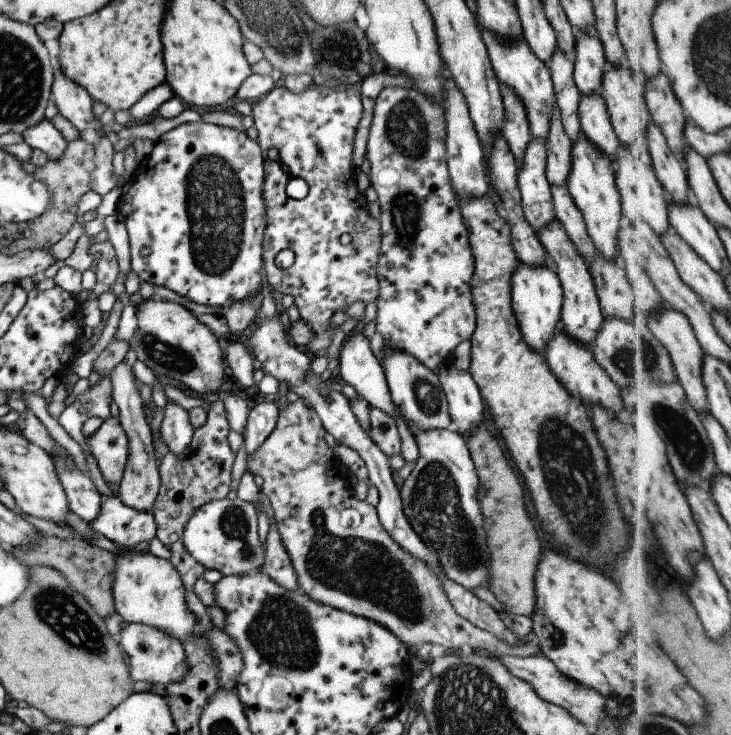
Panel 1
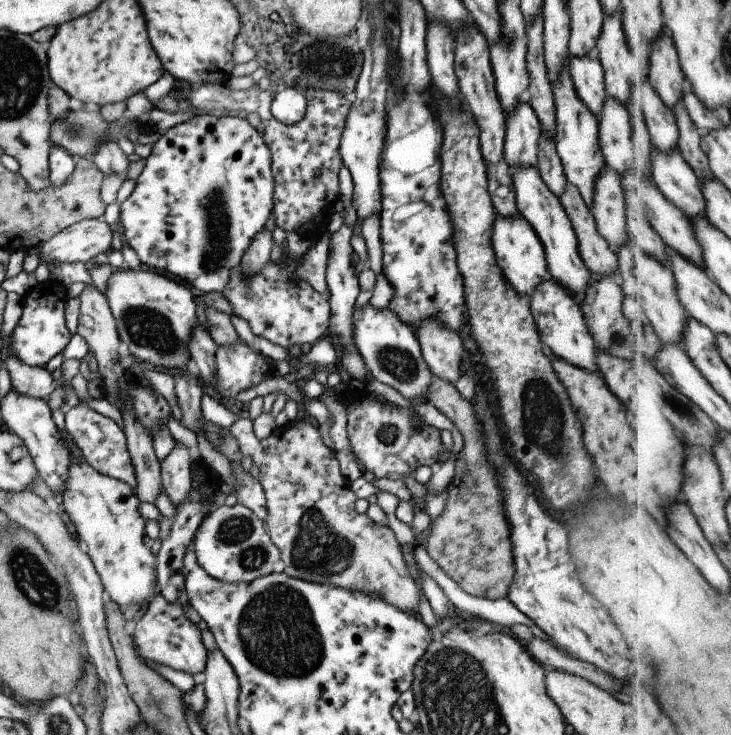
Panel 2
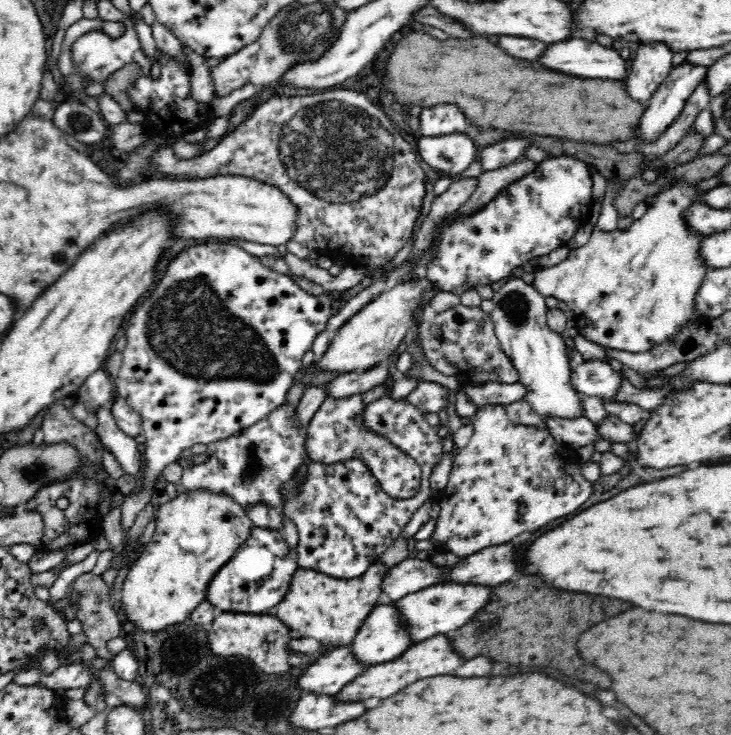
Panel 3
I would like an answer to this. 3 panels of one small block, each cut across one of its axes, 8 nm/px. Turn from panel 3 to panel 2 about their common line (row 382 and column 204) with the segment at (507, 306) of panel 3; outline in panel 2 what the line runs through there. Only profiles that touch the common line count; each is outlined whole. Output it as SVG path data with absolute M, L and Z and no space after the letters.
M219 503L203 518L192 540L196 563L211 578L224 583L245 583L273 573L273 564L279 559L278 548L271 542L262 520L235 503L227 506Z

